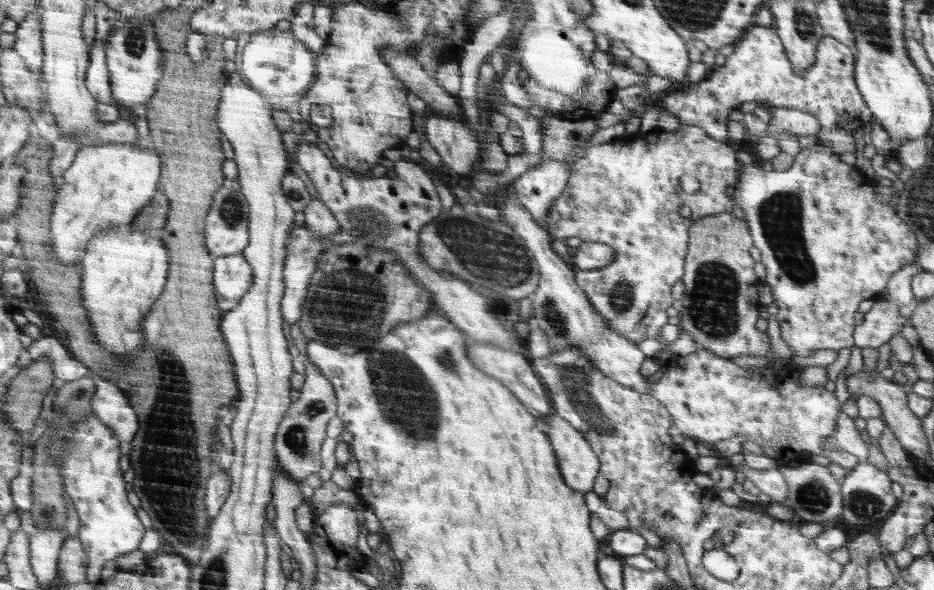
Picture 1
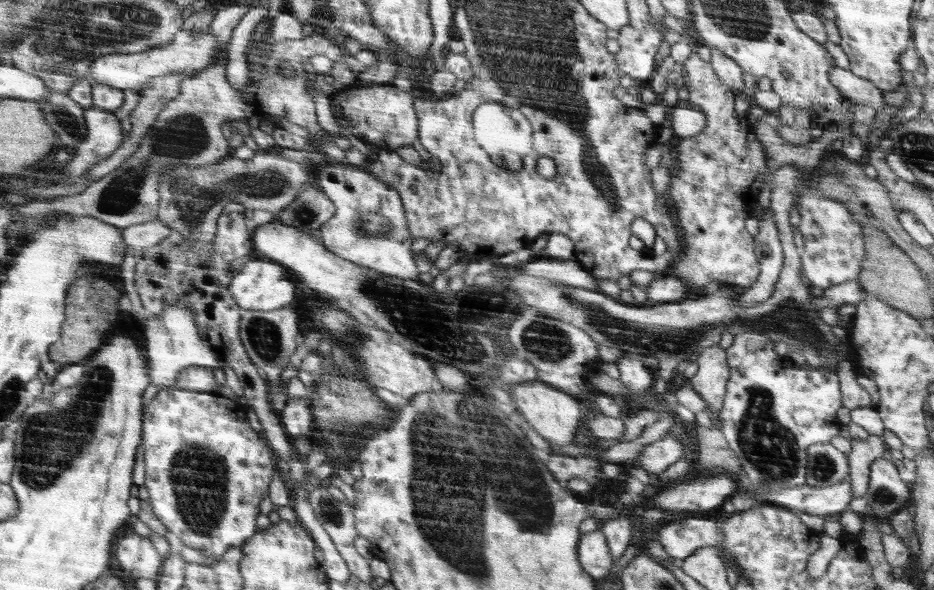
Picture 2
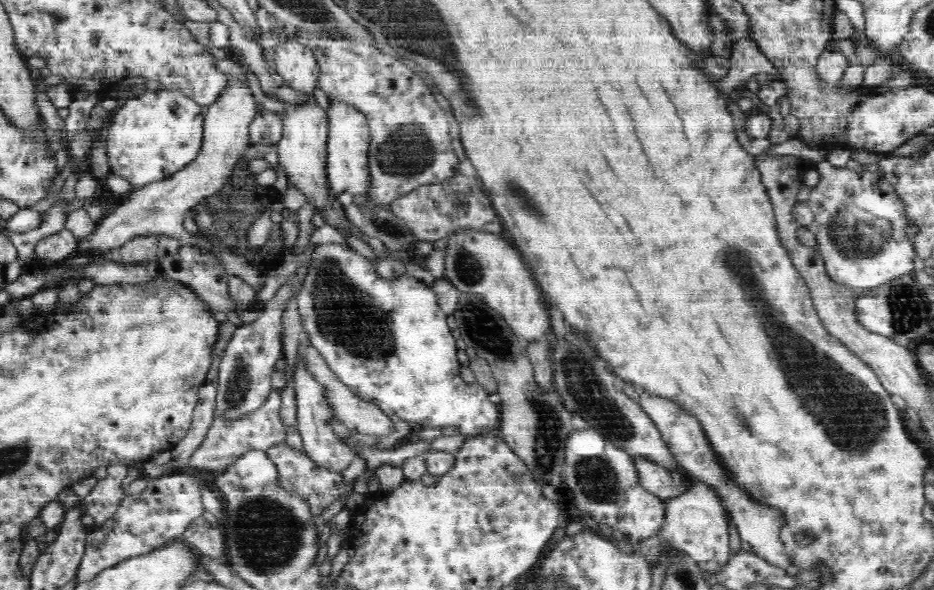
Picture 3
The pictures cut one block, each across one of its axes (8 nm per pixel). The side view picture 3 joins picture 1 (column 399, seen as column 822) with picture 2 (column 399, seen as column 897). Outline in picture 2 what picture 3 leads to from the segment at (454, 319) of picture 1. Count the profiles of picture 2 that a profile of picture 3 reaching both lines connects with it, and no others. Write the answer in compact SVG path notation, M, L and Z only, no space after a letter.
M345 161L329 162L319 170L320 181L317 184L336 207L334 216L319 228L319 242L333 254L359 266L418 281L418 274L422 272L418 272L414 262L414 235L399 191L363 167Z

